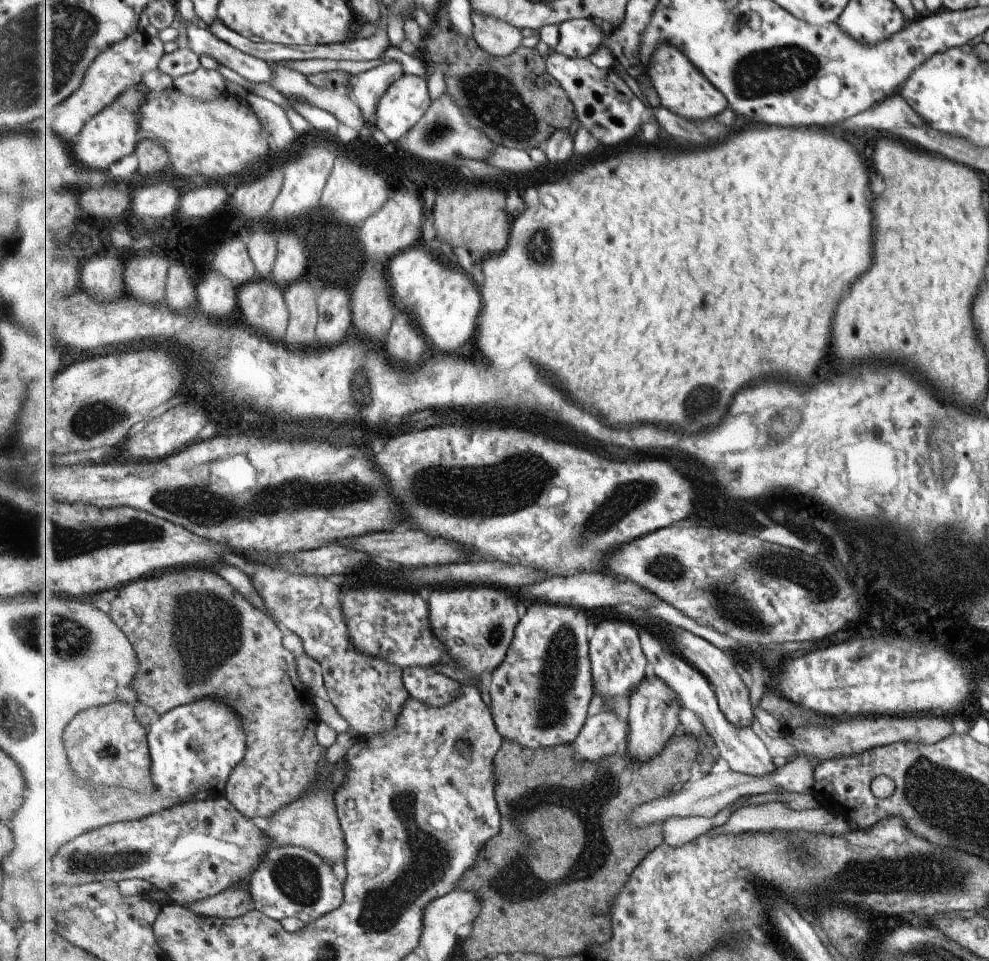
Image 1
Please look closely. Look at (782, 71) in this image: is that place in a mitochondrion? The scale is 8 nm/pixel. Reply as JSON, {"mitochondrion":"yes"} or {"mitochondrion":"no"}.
{"mitochondrion":"yes"}

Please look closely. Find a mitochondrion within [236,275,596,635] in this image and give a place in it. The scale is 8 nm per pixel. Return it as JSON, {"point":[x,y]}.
{"point":[513,484]}

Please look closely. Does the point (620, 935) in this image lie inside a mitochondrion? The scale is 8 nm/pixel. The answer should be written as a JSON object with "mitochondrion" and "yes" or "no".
{"mitochondrion":"no"}

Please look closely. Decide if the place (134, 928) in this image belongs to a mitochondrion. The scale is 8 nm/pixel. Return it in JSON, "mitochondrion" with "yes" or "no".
{"mitochondrion":"no"}

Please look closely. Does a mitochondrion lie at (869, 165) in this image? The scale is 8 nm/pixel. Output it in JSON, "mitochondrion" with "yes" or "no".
{"mitochondrion":"no"}

